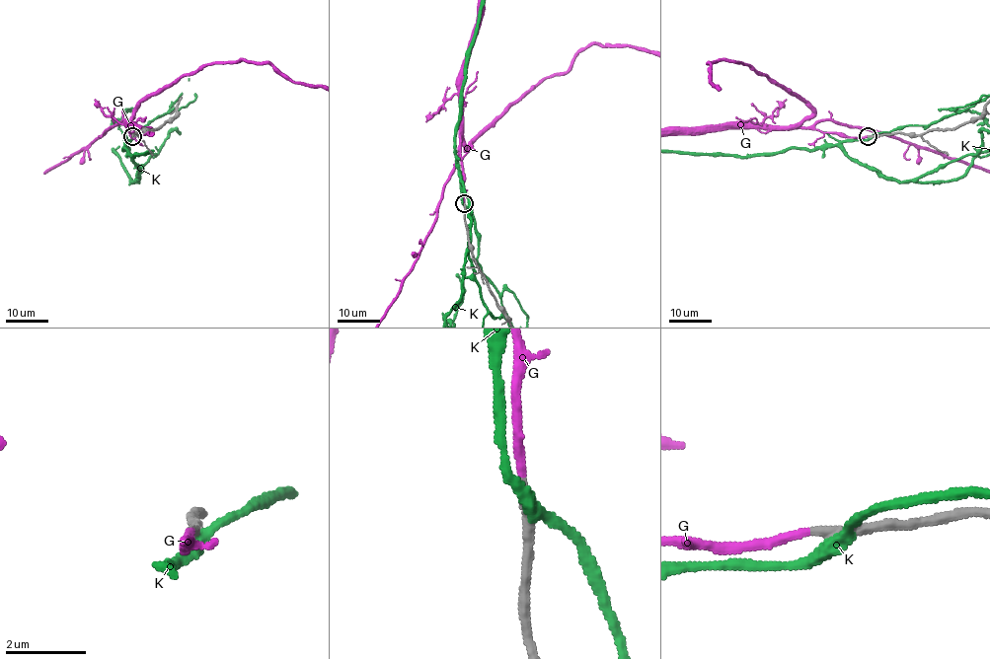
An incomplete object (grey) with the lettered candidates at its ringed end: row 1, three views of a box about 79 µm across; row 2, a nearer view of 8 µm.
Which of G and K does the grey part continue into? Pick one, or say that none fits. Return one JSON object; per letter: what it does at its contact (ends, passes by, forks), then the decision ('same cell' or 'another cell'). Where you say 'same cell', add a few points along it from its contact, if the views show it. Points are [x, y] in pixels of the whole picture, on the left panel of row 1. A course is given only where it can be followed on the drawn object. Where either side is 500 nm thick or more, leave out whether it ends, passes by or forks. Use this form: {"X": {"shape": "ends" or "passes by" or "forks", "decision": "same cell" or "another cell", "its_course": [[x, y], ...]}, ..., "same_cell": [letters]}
{"G": {"shape": "ends", "decision": "same cell"}, "K": {"shape": "passes by", "decision": "another cell"}, "same_cell": ["G"]}

